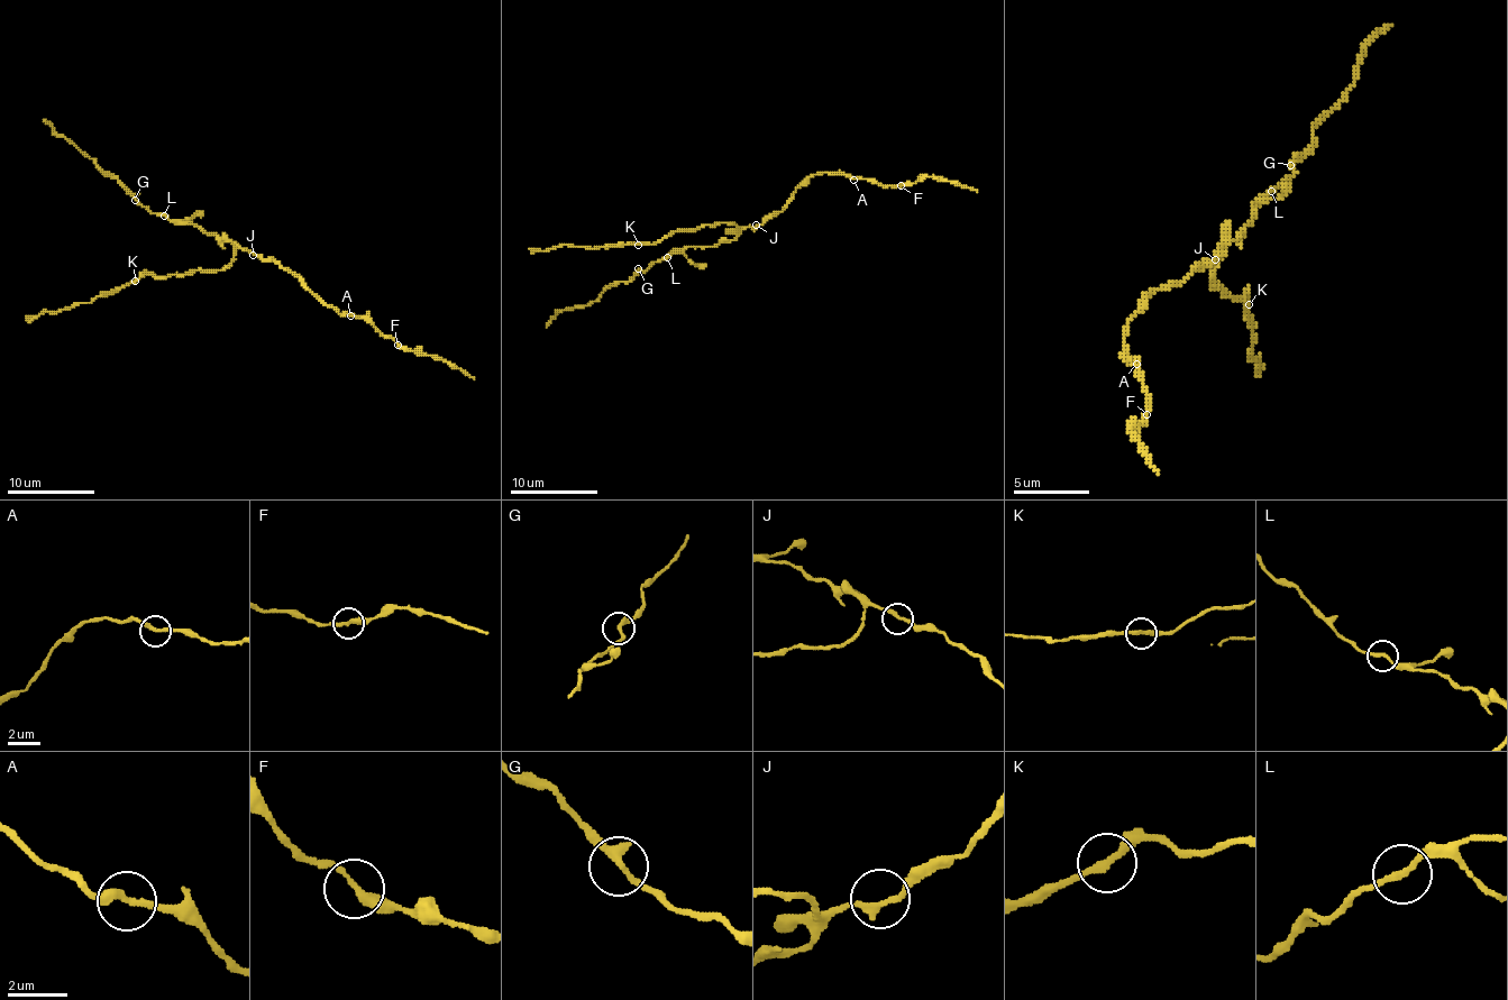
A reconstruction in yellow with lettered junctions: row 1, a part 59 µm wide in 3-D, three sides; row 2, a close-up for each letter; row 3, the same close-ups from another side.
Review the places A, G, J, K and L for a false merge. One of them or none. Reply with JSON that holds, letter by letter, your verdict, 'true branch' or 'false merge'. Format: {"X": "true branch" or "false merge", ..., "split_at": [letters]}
{"A": "true branch", "G": "true branch", "J": "true branch", "K": "true branch", "L": "true branch", "split_at": []}

